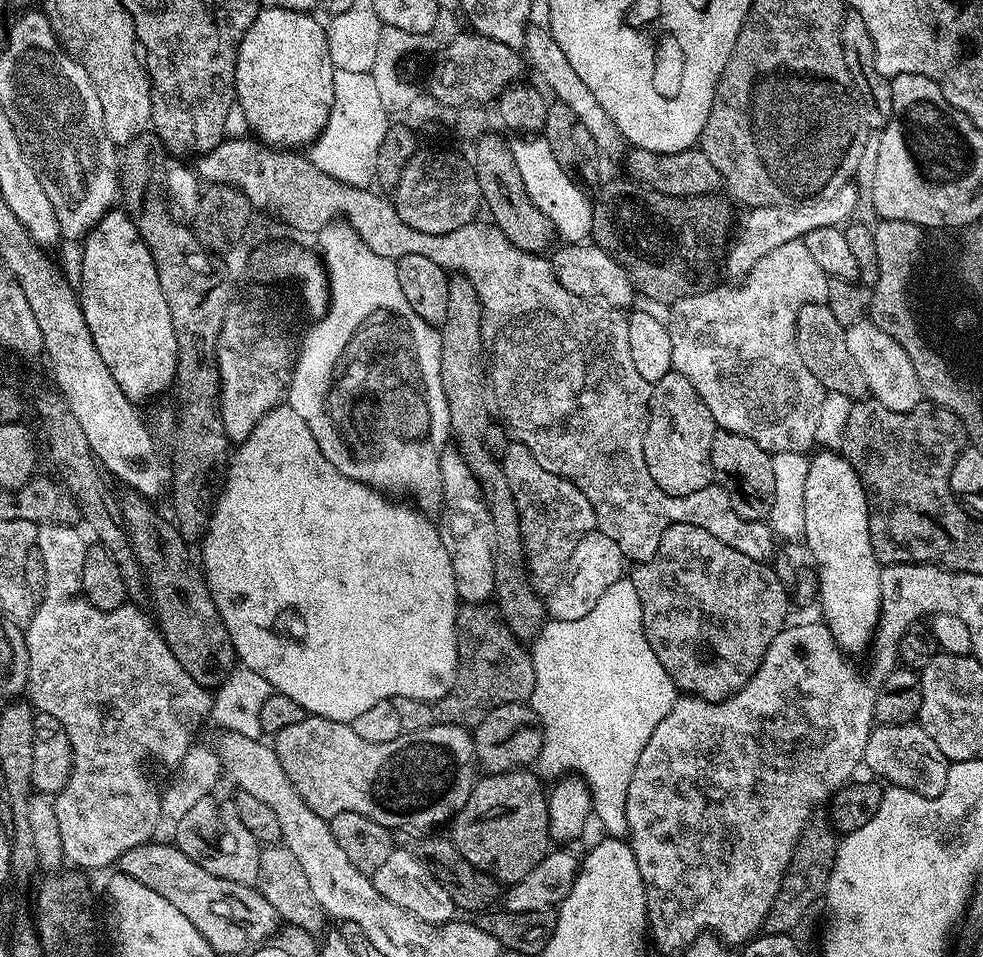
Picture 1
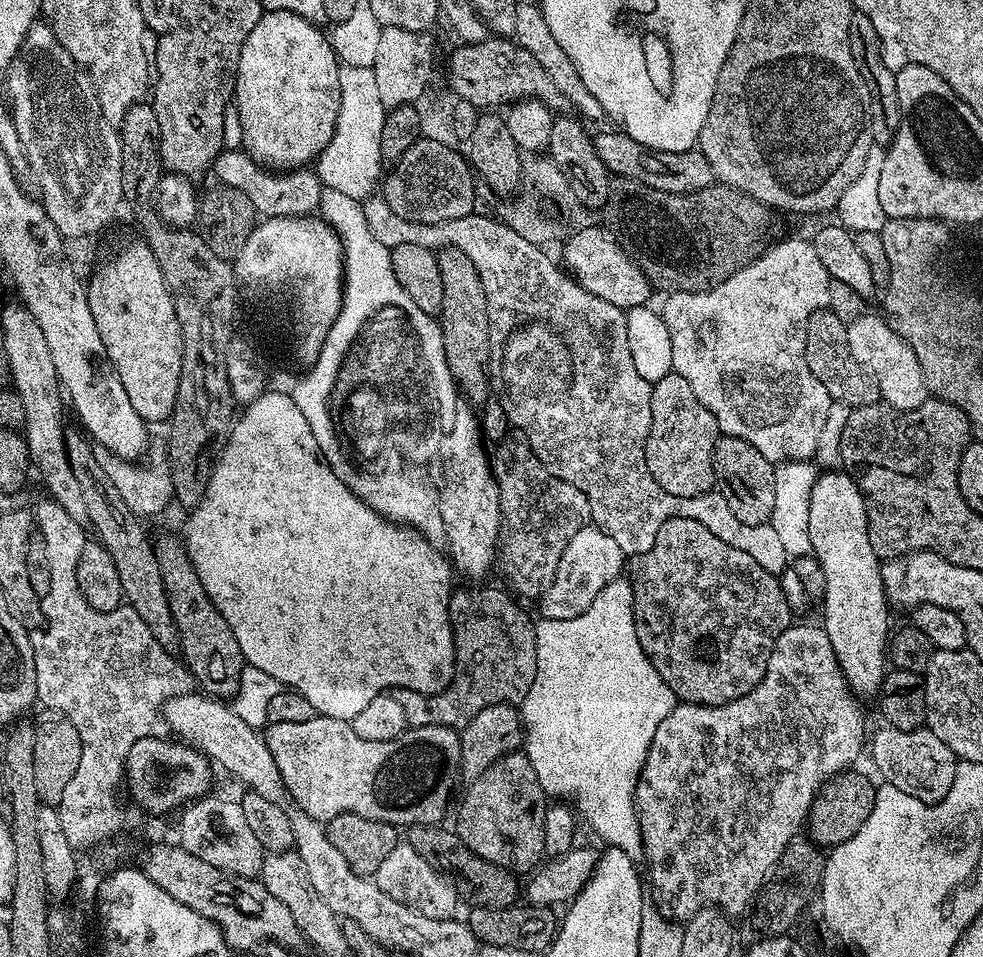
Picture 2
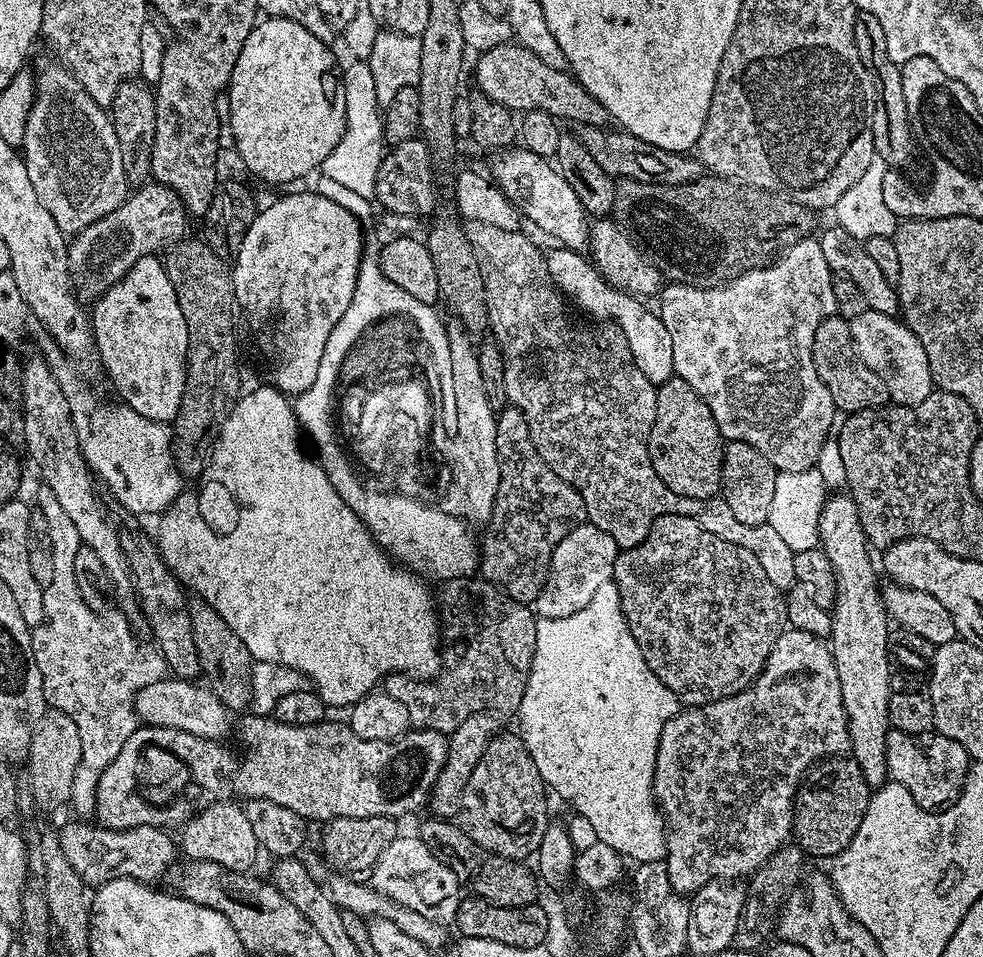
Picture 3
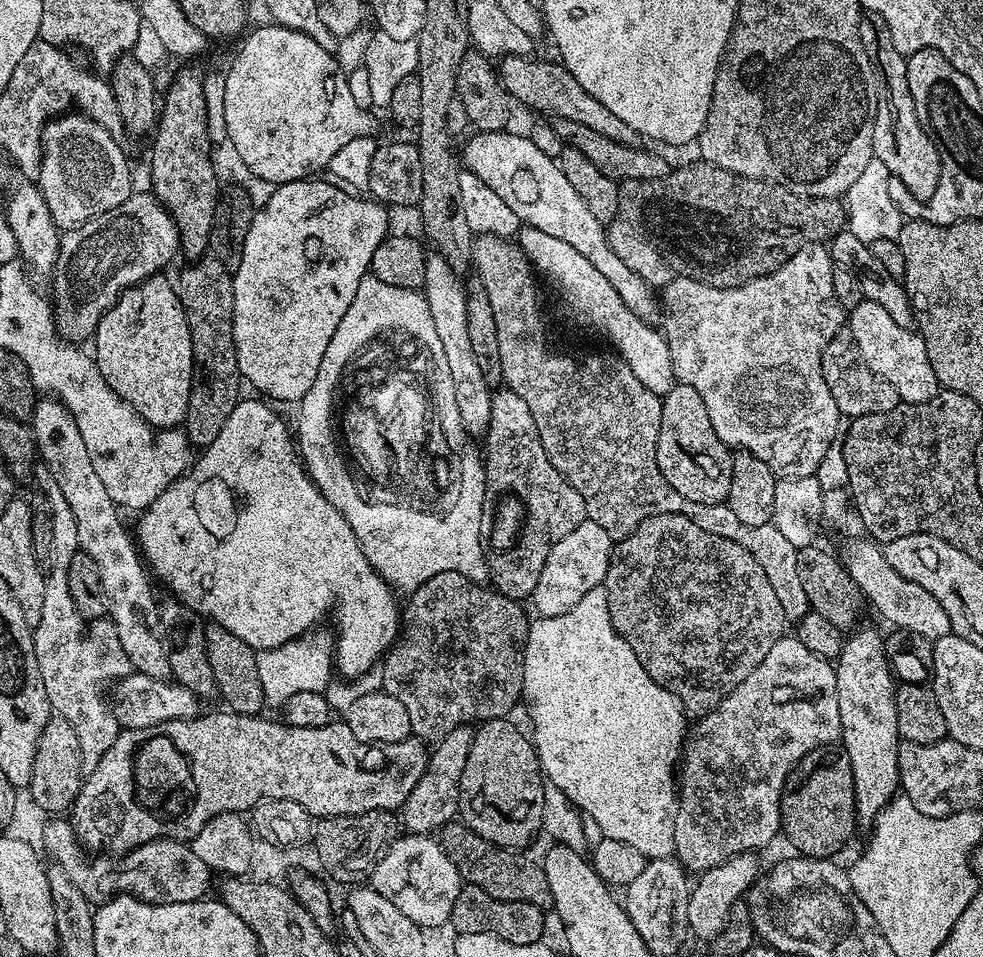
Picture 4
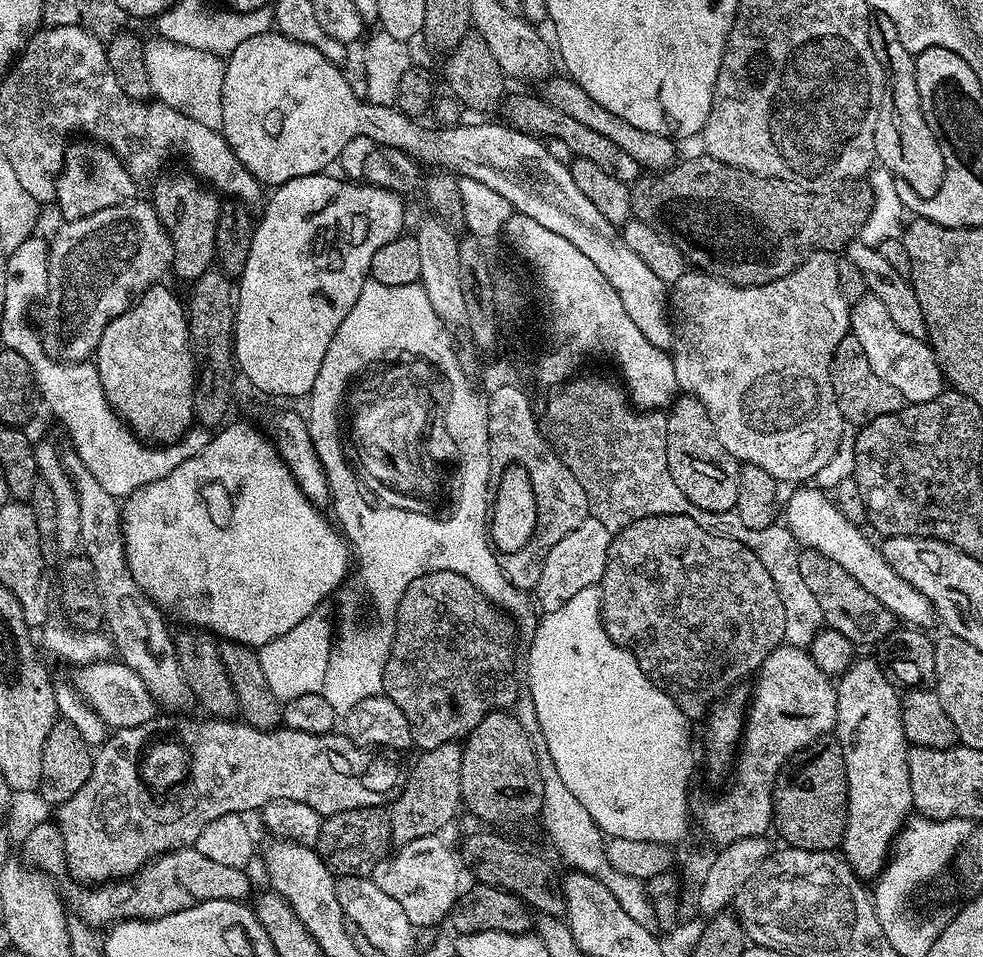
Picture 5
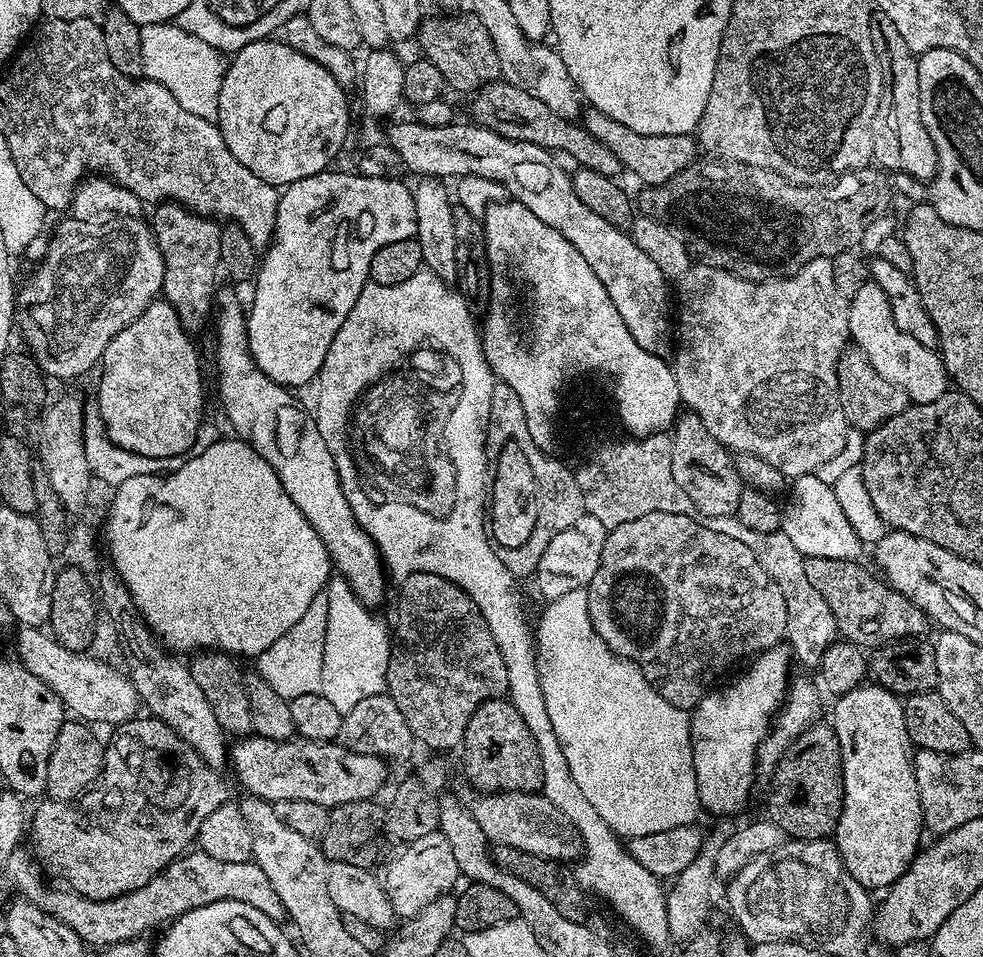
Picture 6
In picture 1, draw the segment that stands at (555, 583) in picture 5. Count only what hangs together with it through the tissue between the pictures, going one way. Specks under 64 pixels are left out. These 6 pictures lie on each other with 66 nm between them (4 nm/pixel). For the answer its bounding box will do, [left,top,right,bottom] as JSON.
[546,530,626,624]

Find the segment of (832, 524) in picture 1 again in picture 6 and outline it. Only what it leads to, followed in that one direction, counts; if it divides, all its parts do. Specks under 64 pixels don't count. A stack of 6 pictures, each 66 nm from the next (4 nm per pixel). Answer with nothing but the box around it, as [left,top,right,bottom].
[830,682,926,890]

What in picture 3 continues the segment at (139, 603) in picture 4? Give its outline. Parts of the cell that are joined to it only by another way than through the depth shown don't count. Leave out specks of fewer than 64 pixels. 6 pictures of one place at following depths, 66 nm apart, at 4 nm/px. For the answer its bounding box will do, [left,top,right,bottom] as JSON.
[20,355,138,618]

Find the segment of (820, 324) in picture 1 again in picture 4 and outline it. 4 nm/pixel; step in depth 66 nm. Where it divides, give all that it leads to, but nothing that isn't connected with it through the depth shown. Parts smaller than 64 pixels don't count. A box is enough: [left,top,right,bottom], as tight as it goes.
[822,326,902,417]

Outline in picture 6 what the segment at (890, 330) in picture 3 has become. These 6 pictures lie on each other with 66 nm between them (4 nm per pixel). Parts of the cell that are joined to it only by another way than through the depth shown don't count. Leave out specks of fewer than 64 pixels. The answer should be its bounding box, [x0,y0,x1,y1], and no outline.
[848,282,949,403]

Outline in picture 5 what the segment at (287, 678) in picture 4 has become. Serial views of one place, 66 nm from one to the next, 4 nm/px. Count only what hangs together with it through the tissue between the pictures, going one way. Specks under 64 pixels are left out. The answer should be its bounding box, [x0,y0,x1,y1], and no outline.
[259,602,334,702]

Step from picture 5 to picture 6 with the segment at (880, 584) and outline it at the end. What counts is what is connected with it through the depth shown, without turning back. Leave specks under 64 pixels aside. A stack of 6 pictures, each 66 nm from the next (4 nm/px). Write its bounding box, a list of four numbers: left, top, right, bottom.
[780,474,864,561]

